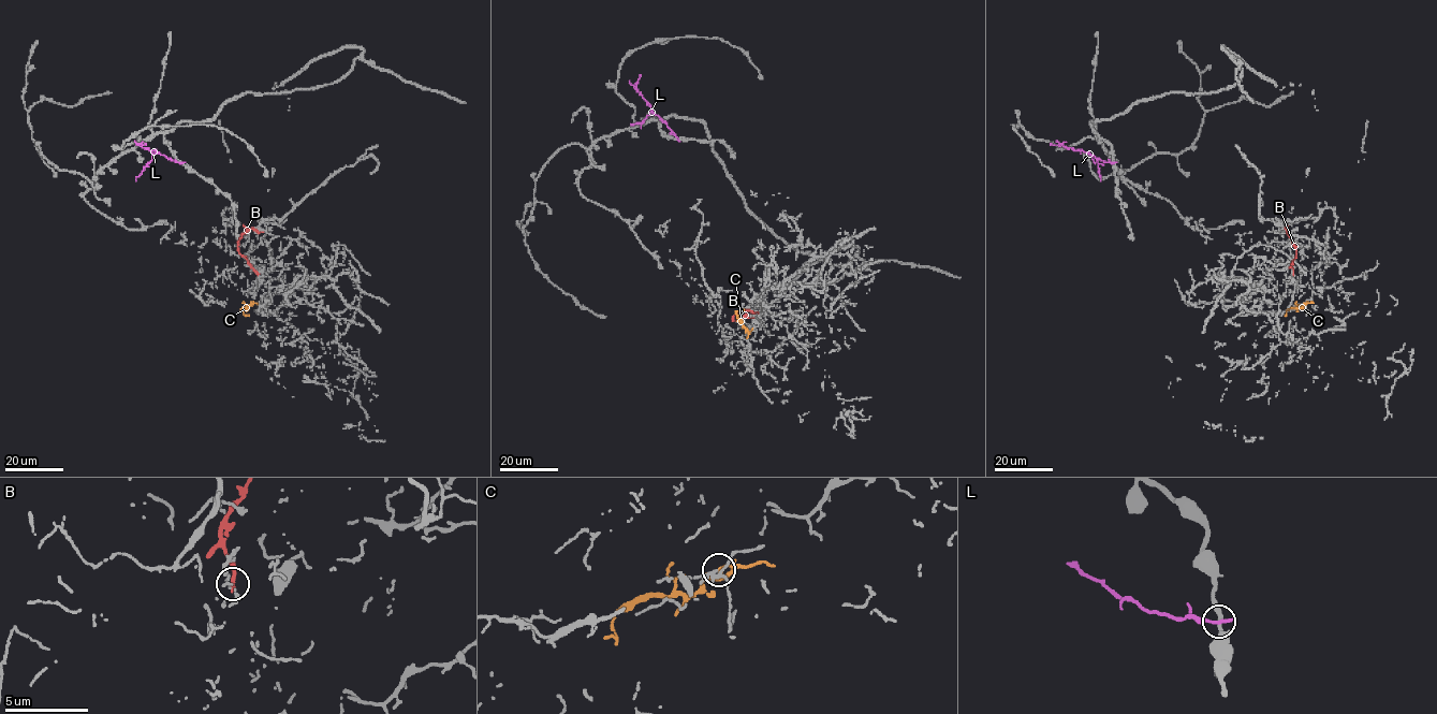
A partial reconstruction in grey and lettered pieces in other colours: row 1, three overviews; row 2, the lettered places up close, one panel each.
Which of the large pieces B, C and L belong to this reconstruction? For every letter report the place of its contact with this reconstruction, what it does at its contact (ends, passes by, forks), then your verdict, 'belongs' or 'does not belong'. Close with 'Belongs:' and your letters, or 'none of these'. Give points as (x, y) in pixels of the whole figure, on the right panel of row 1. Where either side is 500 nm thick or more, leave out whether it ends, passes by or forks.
B: (1293, 273) | it ends | does not belong
C: (1304, 303) | it ends | belongs
L: (1114, 162) | it ends | does not belong
Belongs: C

